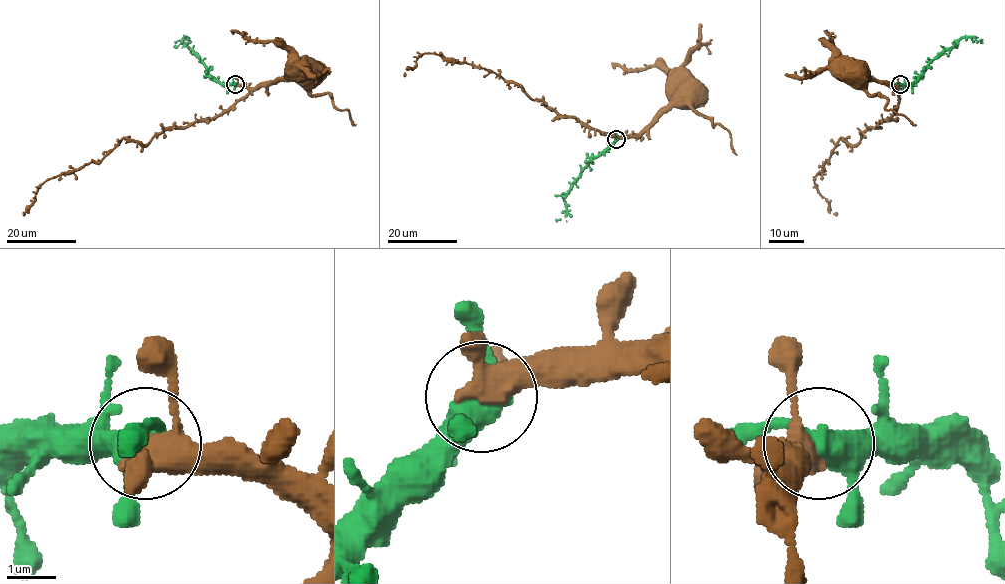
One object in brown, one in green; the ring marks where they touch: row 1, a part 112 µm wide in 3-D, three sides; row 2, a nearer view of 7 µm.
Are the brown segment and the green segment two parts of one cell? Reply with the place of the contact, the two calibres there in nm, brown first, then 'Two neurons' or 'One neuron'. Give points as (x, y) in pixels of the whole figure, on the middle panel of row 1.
Place: (616, 139). Thickness 380 nm (brown) against 380 nm. One neuron

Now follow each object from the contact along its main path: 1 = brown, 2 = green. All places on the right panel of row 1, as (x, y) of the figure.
1: (899, 84), (896, 87), (888, 86), (866, 78), (845, 81), (838, 76), (838, 69)
2: (899, 84), (912, 84), (960, 39), (977, 37), (983, 43)

